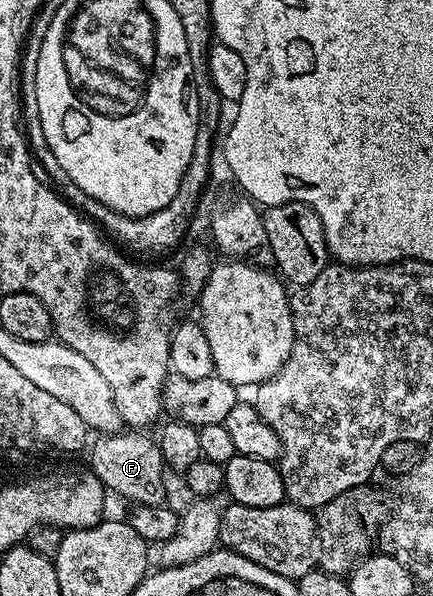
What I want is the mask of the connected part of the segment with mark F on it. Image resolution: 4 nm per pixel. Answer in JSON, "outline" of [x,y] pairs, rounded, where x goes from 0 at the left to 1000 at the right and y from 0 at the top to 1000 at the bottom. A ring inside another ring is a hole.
{"outline":[[[279,721],[240,728],[212,752],[212,779],[208,789],[229,802],[252,827],[279,832],[286,839],[305,839],[319,846],[379,846],[379,792],[383,780],[370,762],[370,747],[358,737],[323,732],[314,721]]]}

